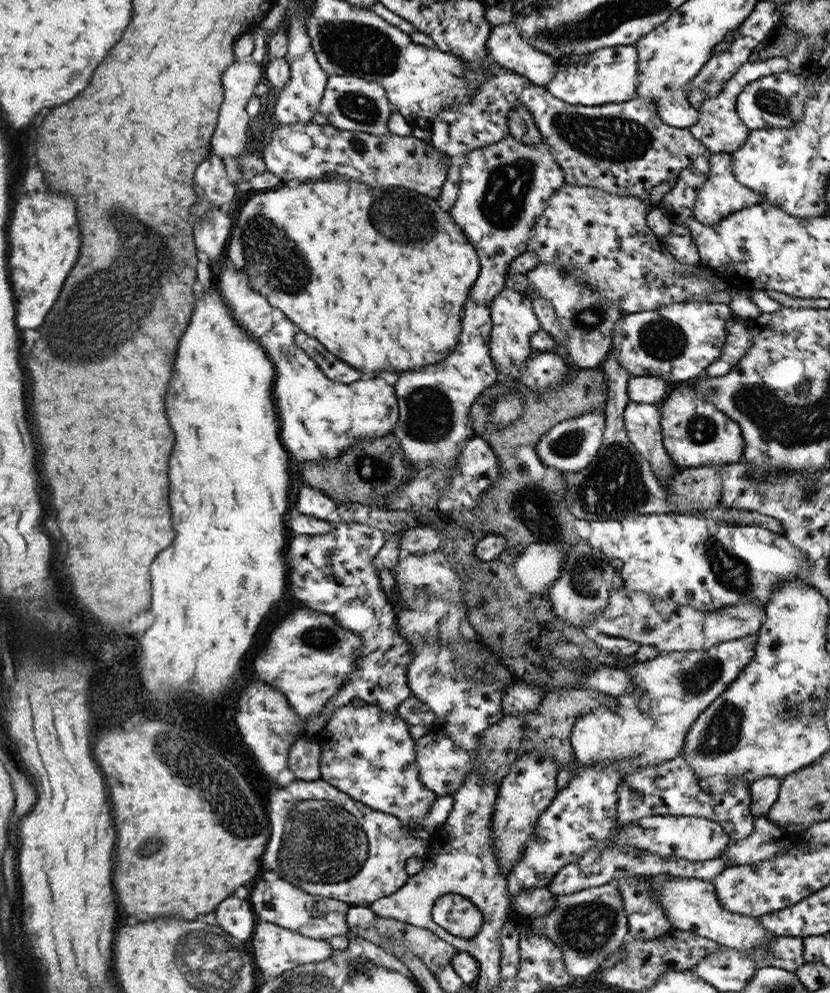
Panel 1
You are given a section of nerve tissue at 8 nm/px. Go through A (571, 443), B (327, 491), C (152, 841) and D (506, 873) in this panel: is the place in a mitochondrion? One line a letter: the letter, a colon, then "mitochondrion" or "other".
A: mitochondrion
B: other
C: mitochondrion
D: other

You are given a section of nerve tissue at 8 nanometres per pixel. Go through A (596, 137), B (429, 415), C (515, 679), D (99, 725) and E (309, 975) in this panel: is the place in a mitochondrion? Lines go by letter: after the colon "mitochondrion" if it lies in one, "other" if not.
A: mitochondrion
B: mitochondrion
C: other
D: other
E: mitochondrion

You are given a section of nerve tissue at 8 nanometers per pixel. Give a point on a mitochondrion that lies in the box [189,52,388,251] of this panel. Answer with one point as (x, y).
(360, 107)

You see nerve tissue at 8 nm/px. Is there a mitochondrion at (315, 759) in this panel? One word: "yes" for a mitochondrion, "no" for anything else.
no

